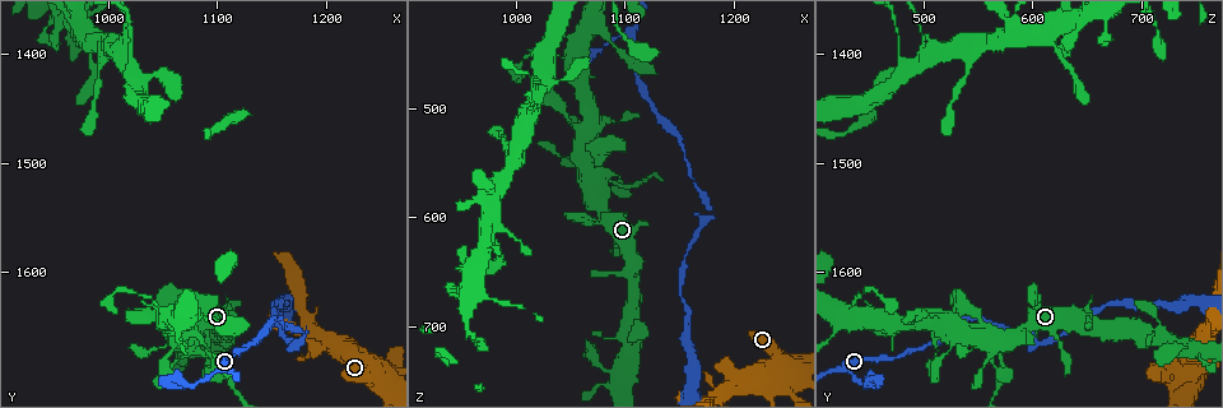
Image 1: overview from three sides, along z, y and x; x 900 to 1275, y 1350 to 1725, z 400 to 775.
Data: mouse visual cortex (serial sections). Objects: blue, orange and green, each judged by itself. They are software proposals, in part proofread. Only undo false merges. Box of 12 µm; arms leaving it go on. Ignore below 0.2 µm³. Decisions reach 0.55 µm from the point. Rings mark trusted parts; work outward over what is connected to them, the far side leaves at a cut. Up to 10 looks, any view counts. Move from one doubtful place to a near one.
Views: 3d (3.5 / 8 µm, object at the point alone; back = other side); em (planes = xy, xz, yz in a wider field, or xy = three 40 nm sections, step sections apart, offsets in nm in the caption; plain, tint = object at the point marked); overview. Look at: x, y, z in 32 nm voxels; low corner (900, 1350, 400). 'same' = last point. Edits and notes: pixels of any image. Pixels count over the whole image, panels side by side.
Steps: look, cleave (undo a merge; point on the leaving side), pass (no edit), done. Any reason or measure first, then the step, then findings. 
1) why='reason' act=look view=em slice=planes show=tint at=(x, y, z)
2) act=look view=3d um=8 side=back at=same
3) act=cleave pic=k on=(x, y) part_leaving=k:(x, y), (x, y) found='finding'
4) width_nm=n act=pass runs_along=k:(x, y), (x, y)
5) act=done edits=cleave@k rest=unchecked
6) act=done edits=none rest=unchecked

act=look view=3d um=3.5 at=(1090, 1676, 572)

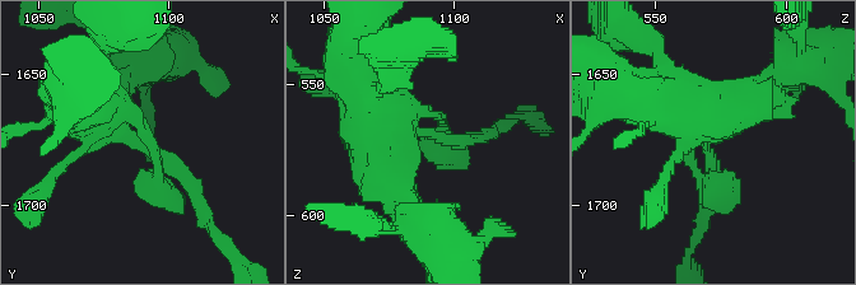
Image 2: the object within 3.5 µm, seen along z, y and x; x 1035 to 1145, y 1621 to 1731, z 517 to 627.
why='shape alone is not enough' act=look view=em slice=planes show=tint at=(1091, 1677, 569)

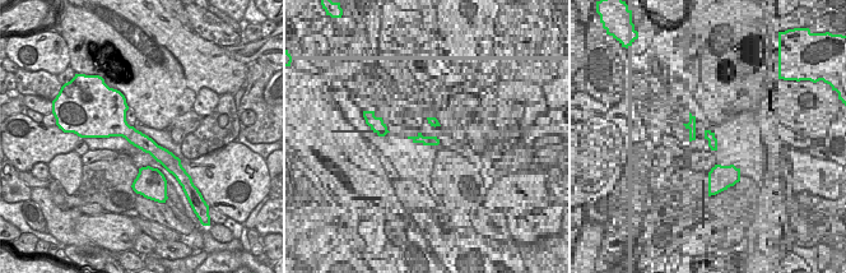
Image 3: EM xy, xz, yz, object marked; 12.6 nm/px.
width_nm=200 act=pass runs_along=2:(98, 103), (173, 166), (177, 205) found='one cell here'

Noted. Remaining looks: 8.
why='branch point' act=look view=3d um=3.5 at=(1068, 1650, 520)

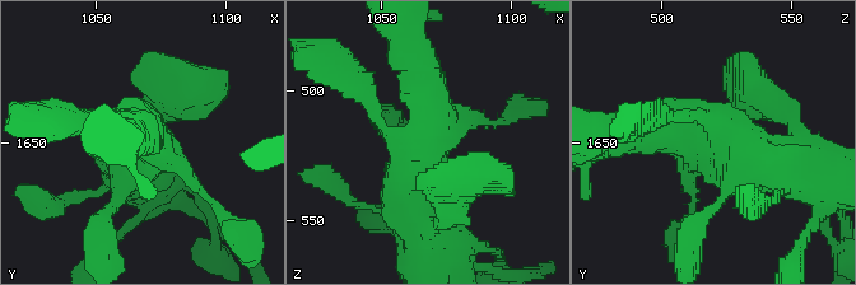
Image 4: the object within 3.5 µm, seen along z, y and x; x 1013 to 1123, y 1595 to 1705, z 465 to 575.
why='need the tissue' act=look view=em slice=xy step=3 show=tint at=(1067, 1647, 523)

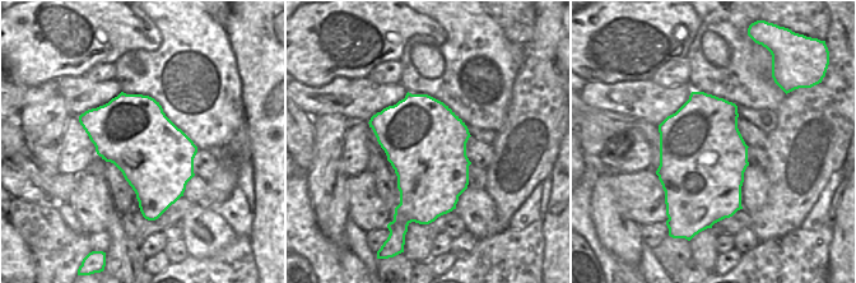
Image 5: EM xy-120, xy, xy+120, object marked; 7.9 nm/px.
act=pass found='all the same cell'

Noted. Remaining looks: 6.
why='sharp bend' act=look view=3d um=3.5 at=(1180, 1656, 596)

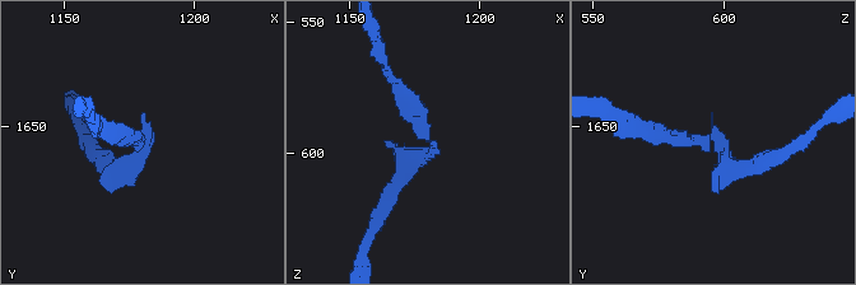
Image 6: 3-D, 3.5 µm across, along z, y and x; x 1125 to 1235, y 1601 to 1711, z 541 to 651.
why='need the tissue' act=look view=em slice=planes show=tint at=(1181, 1655, 596)

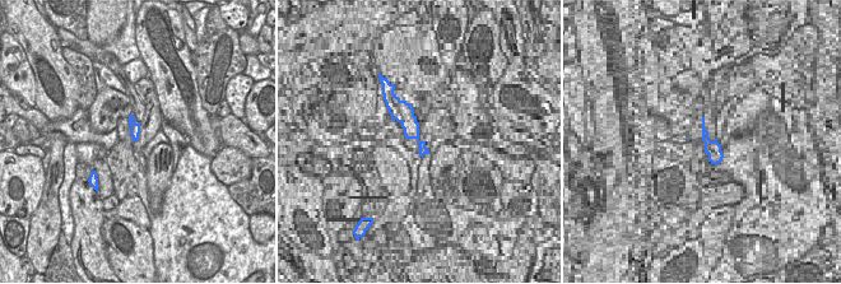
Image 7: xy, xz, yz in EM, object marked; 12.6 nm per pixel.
act=pass runs_along=6:(647, 132), (715, 140), (731, 167), (767, 159) found='all the same cell'

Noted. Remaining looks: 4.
act=look view=3d um=8 at=(1242, 1686, 750)

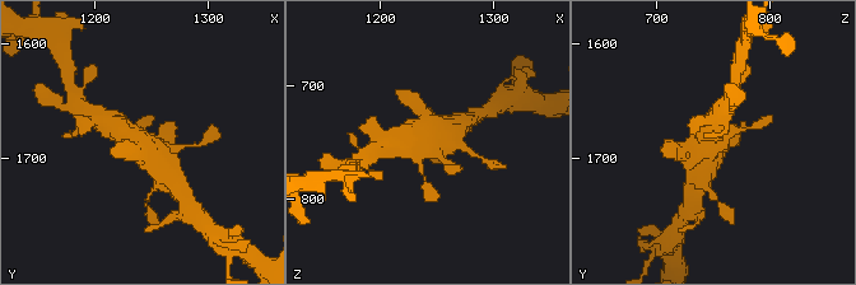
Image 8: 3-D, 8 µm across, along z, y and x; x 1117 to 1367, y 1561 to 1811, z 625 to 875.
why='closer look' act=look view=3d um=3.5 at=(1240, 1688, 752)

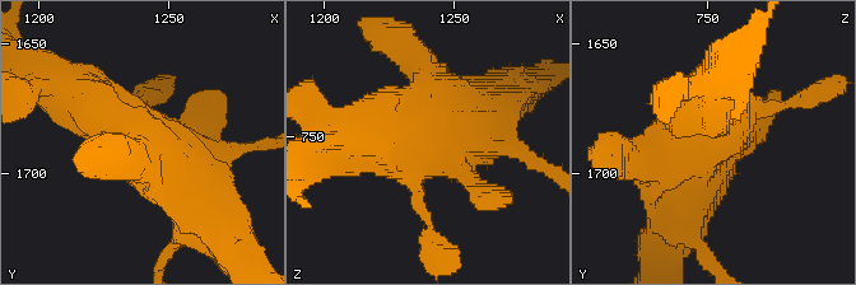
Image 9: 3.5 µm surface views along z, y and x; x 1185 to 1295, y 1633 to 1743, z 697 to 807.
why='shape alone is not enough' act=look view=em slice=xy step=1 show=tint at=(1241, 1686, 749)

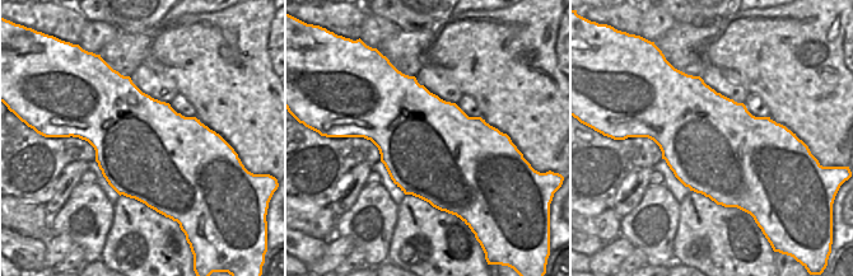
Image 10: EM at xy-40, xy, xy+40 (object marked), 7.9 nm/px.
act=pass runs_along=9:(612, 146), (680, 139), (712, 96) found='continuous, no second cell'

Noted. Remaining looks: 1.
act=done edits=none rest=unchecked

